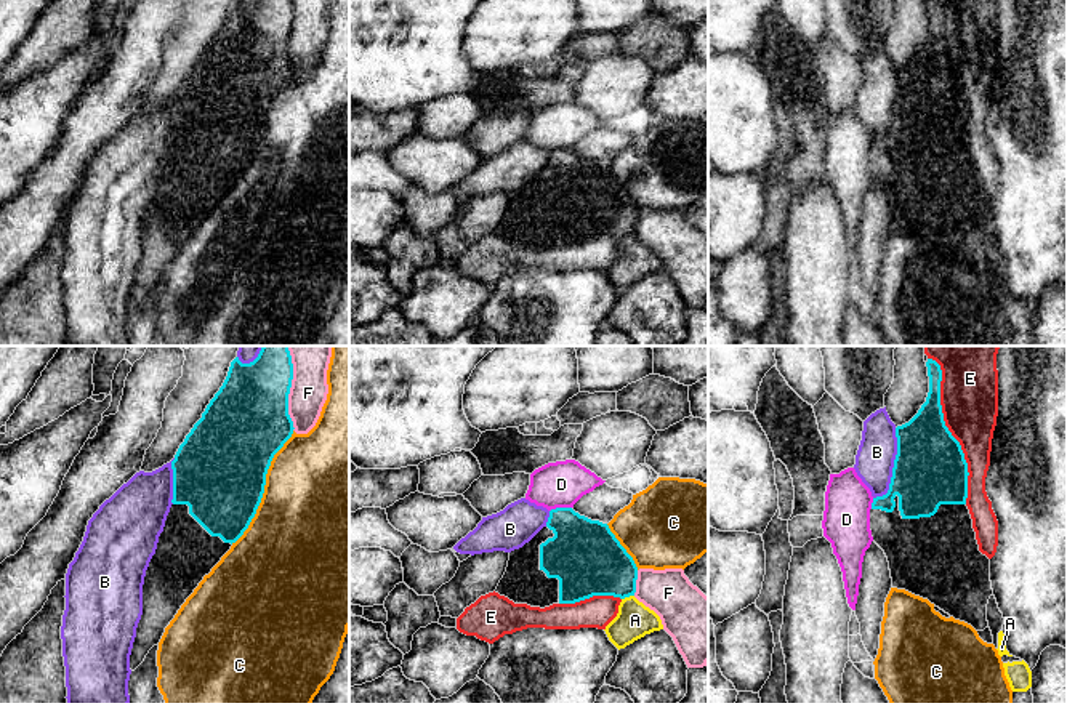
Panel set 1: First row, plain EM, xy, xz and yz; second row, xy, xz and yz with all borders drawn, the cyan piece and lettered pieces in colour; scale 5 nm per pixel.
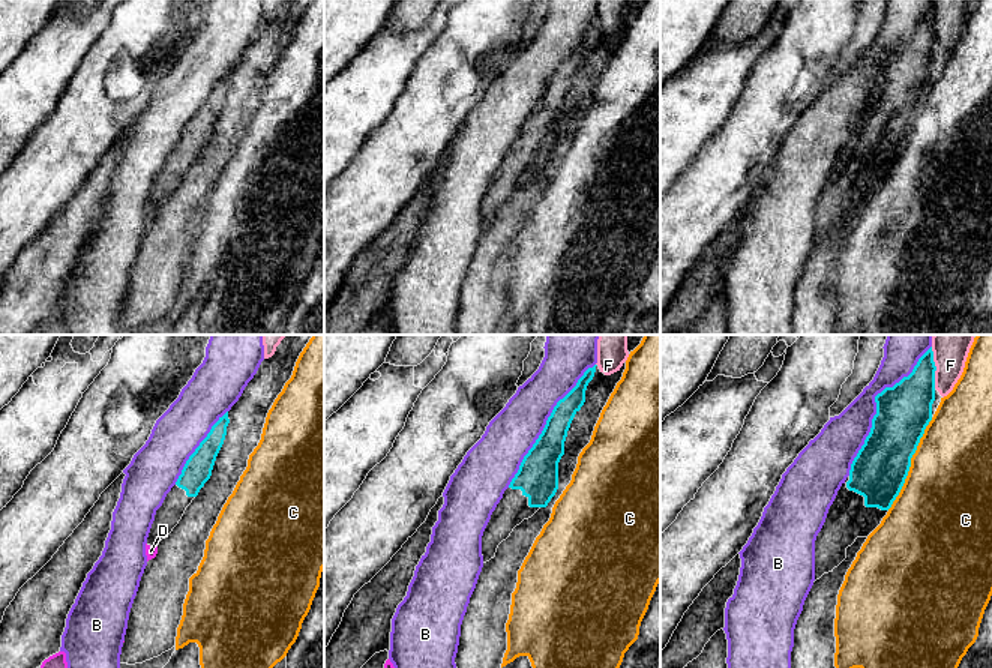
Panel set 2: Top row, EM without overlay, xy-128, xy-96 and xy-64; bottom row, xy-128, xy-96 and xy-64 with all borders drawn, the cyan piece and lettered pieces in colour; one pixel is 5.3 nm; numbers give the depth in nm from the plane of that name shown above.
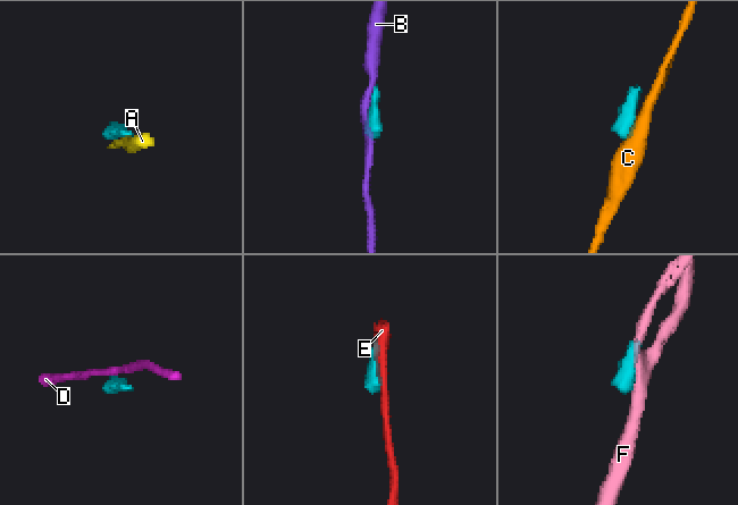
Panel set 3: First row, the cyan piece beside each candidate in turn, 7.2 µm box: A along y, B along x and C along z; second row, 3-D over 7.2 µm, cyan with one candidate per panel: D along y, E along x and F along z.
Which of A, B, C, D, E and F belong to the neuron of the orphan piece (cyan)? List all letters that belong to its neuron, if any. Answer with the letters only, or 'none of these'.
none of these

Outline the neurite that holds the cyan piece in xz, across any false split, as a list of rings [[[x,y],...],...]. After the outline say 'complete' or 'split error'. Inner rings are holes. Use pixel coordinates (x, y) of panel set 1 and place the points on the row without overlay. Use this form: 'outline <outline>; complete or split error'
outline [[[572,149],[550,152],[546,167],[522,189],[509,194],[509,202],[495,234],[514,245],[530,248],[550,248],[553,245],[575,245],[593,237],[630,239],[636,234],[638,208],[633,199],[620,186],[607,165],[580,157]]]; split error

